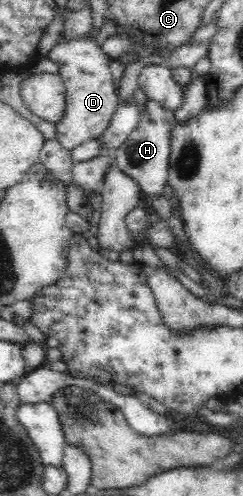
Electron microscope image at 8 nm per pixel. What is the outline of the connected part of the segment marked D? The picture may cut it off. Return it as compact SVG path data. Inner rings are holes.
M88 34L78 39L60 36L47 58L60 68L58 75L65 86L65 115L56 124L55 138L68 150L73 150L88 139L98 139L110 126L120 105L110 72L113 59Z

